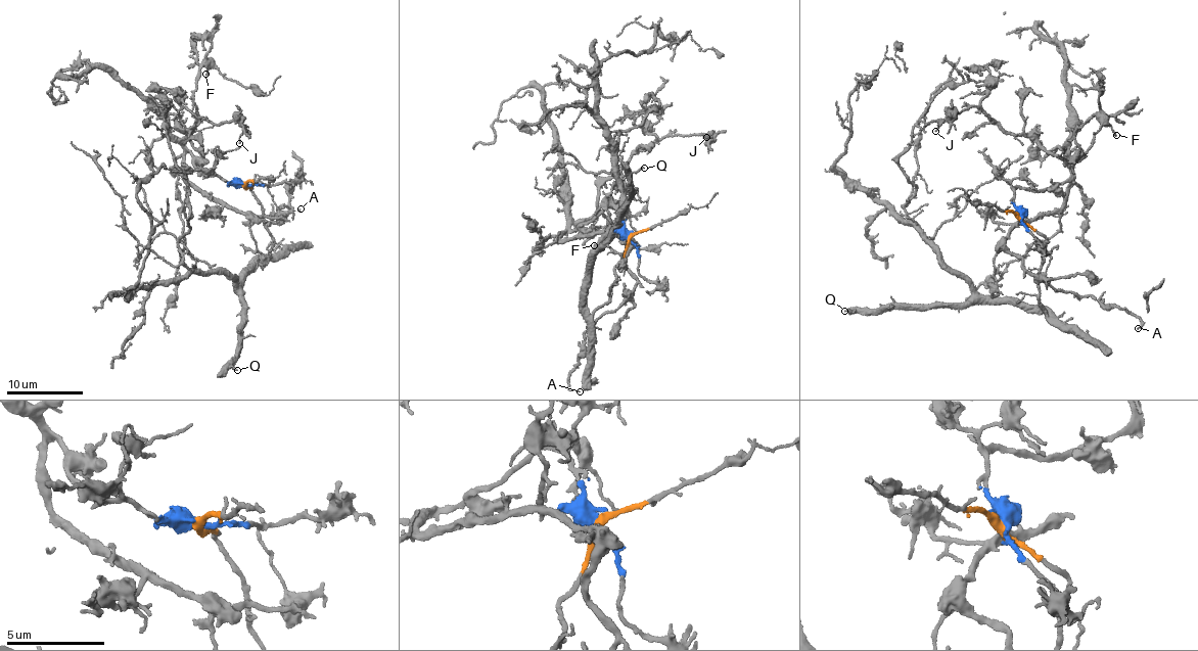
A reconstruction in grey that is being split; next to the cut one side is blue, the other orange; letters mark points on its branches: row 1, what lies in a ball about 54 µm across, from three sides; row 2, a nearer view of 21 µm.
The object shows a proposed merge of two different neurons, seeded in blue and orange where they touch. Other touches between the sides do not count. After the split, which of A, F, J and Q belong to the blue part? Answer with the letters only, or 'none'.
A, F, J

